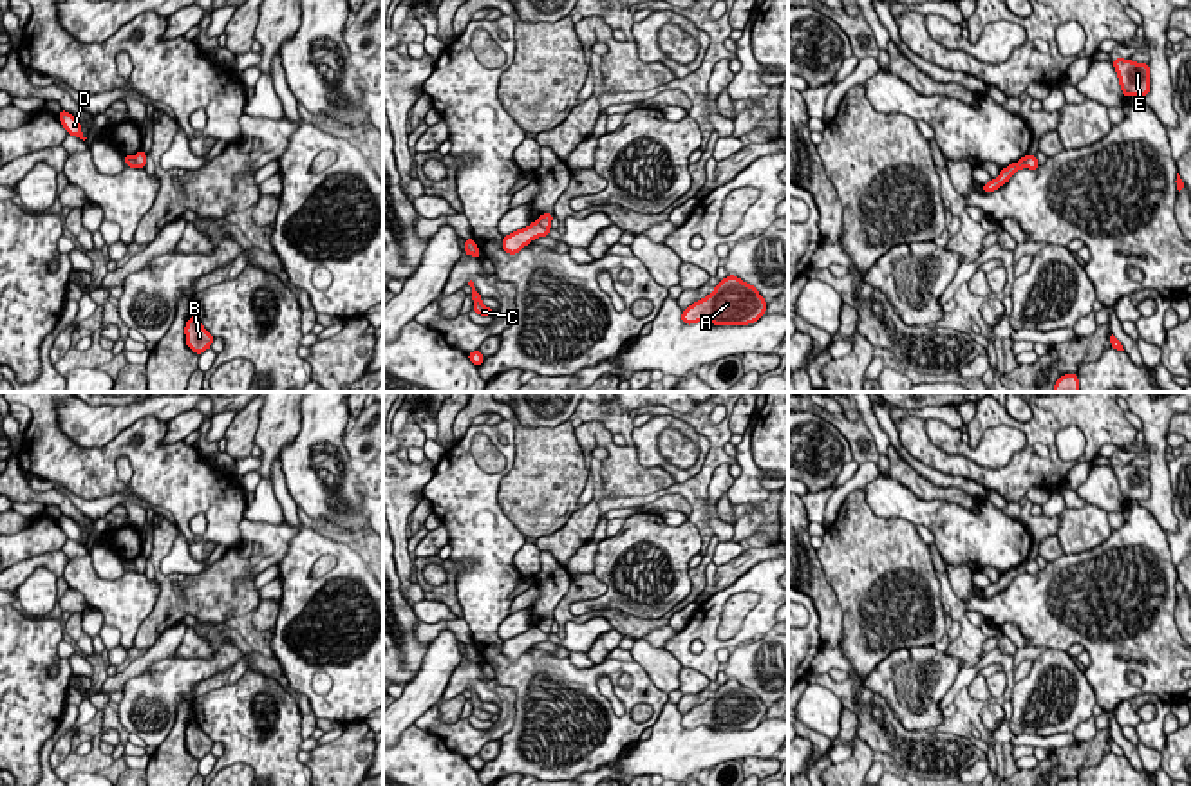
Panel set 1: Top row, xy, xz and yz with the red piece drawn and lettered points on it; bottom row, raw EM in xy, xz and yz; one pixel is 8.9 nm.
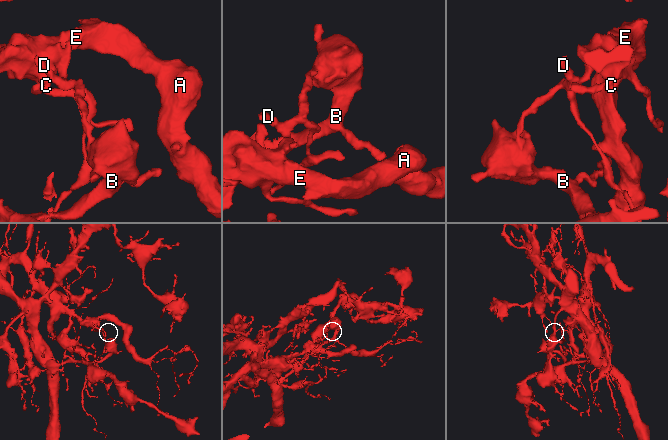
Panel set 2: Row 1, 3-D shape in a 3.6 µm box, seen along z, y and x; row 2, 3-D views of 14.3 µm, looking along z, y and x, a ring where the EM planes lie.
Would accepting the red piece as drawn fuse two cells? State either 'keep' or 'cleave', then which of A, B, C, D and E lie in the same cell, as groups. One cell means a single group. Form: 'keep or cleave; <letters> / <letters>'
cleave; A C D E / B

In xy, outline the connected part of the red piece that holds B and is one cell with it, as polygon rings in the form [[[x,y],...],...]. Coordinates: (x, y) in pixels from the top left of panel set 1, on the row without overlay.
[[[193,719],[188,723],[186,732],[186,750],[195,759],[202,759],[206,753],[211,752],[213,741],[204,734],[204,730],[199,726],[199,723]]]

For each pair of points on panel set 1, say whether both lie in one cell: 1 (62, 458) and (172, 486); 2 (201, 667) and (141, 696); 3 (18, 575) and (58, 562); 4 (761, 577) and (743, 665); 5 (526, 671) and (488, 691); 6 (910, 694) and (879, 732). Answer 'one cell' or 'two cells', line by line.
1: one cell
2: one cell
3: one cell
4: two cells
5: two cells
6: two cells

